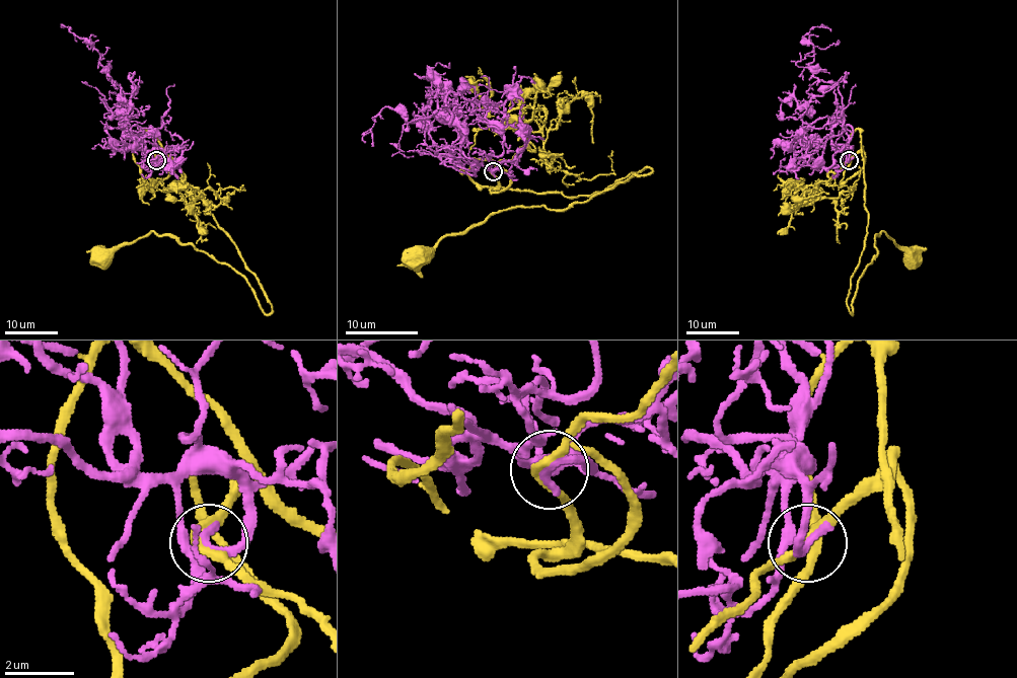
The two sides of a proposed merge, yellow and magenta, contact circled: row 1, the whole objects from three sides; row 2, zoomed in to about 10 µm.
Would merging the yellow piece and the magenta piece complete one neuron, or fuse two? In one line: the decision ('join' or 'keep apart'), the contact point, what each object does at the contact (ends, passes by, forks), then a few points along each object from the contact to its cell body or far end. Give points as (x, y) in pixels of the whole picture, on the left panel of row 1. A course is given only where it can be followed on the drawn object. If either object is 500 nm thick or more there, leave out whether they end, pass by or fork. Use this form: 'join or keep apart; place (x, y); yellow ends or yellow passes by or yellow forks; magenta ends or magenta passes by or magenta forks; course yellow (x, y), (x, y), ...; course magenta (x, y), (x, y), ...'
join; place (156, 160); yellow passes by; magenta ends; course yellow (155, 160), (164, 151), (175, 162), (272, 311), (225, 264), (168, 236), (151, 232), (105, 258); course magenta (156, 160), (159, 150), (147, 150), (121, 125), (132, 106), (100, 64), (100, 53), (70, 31)

